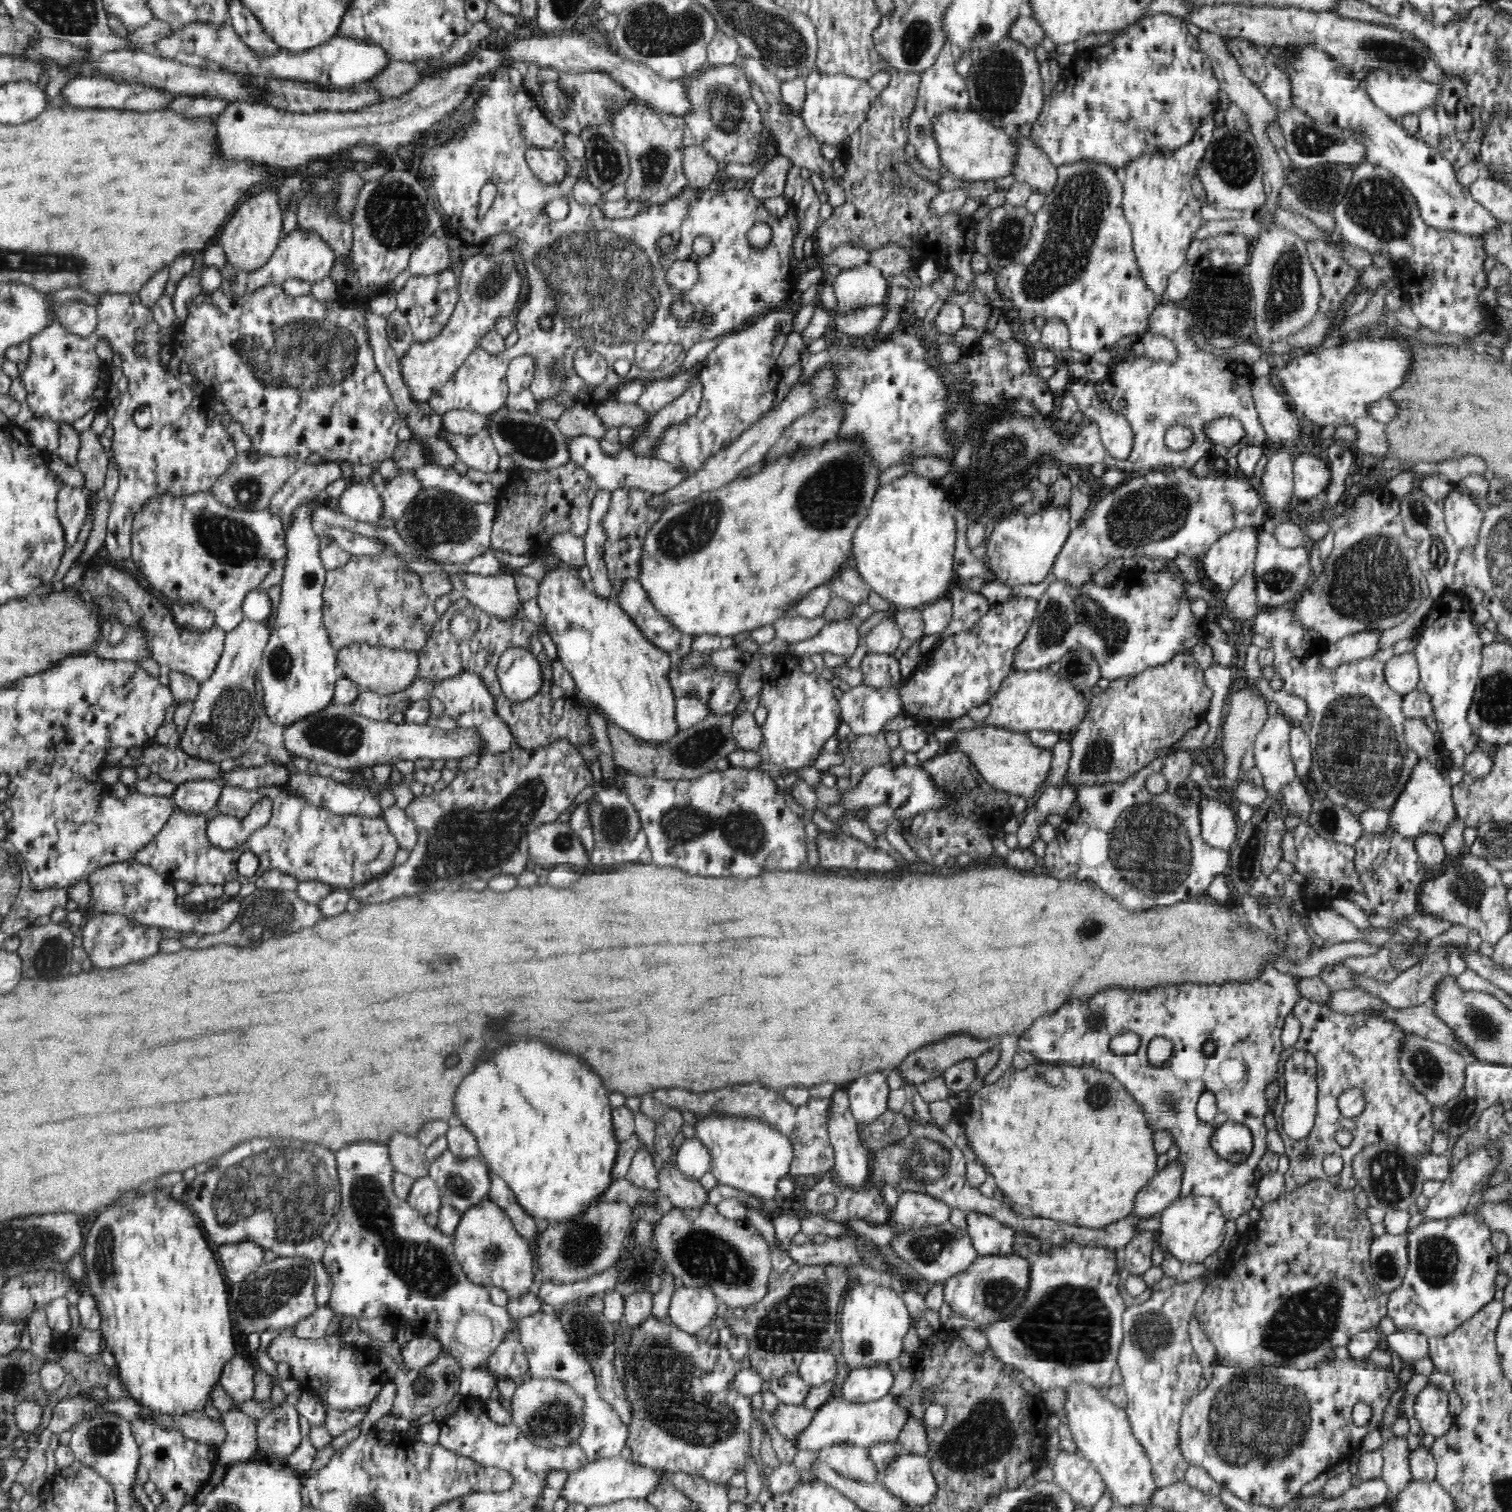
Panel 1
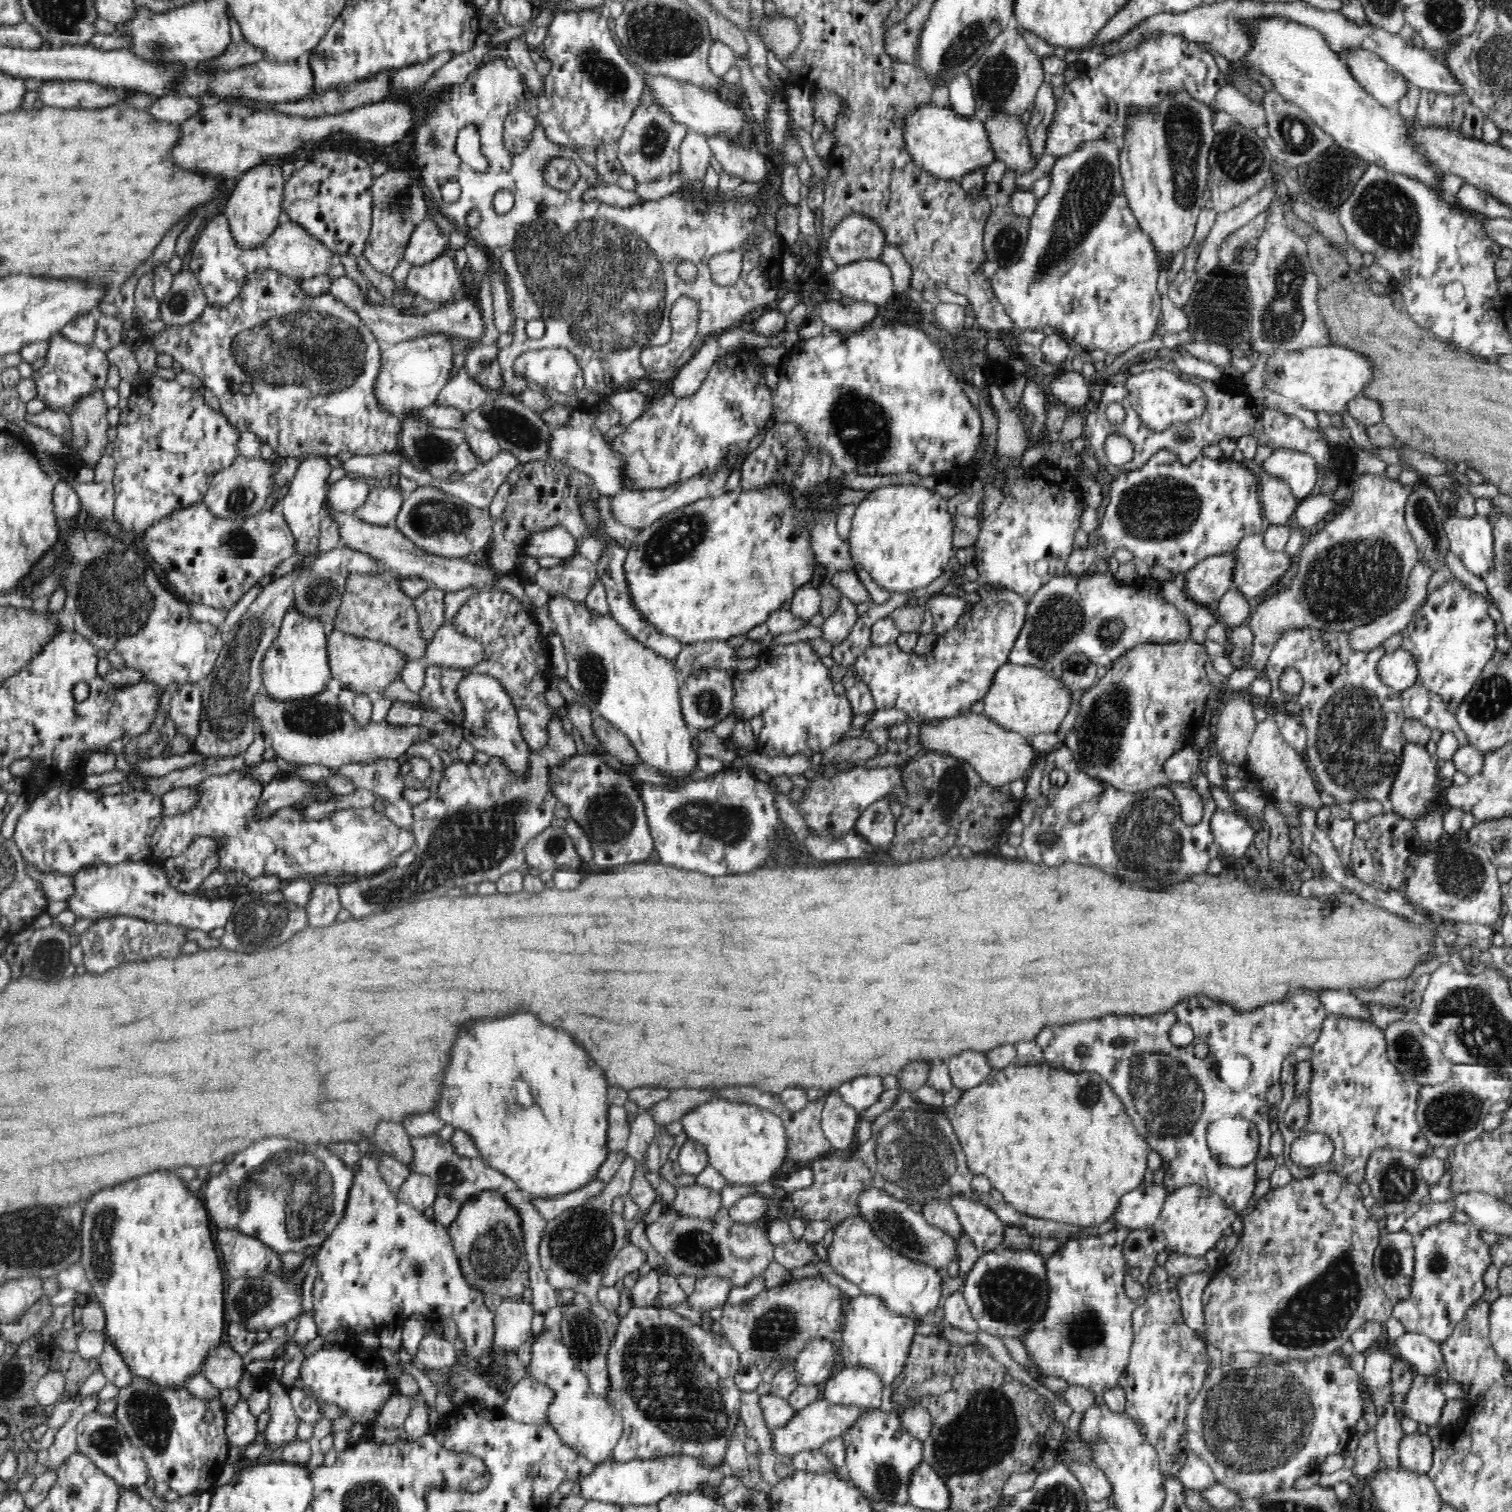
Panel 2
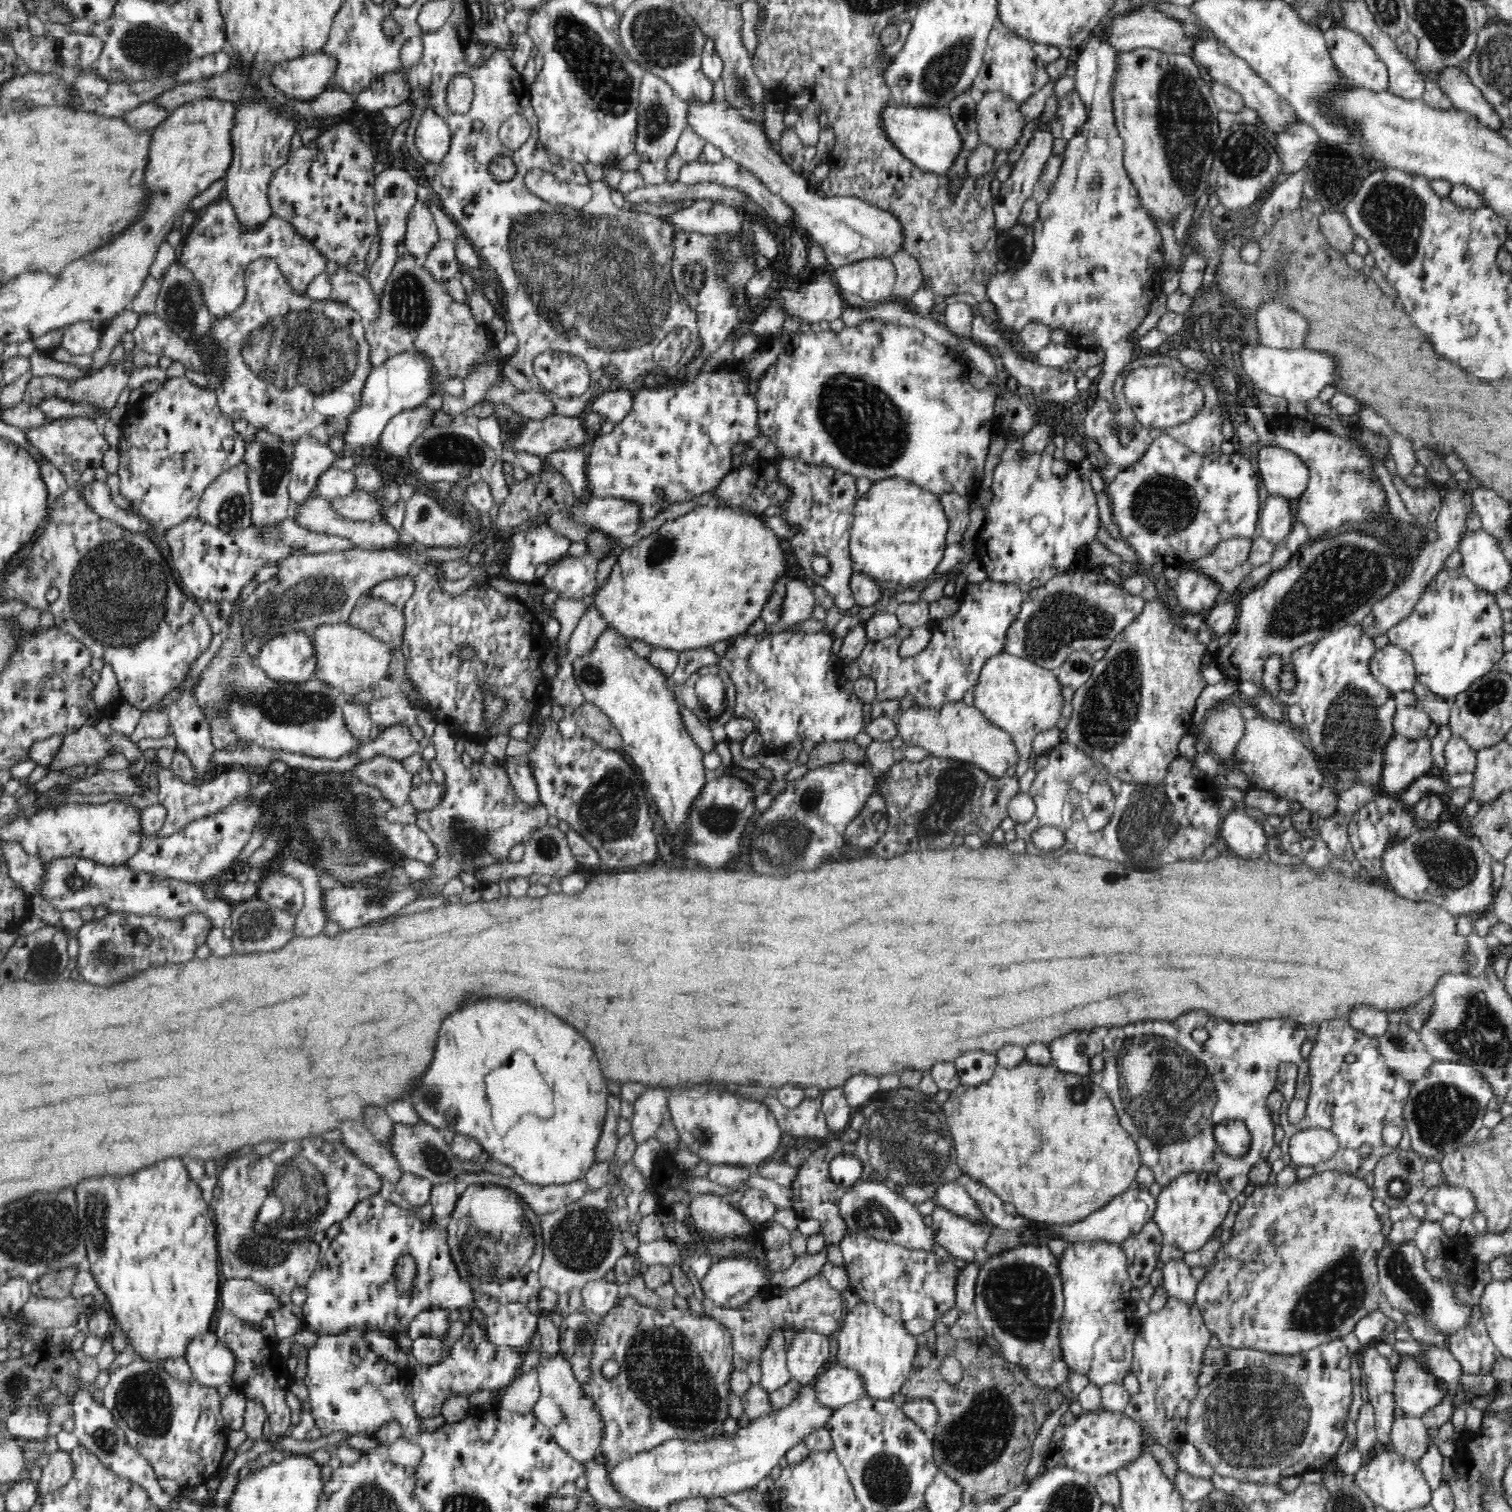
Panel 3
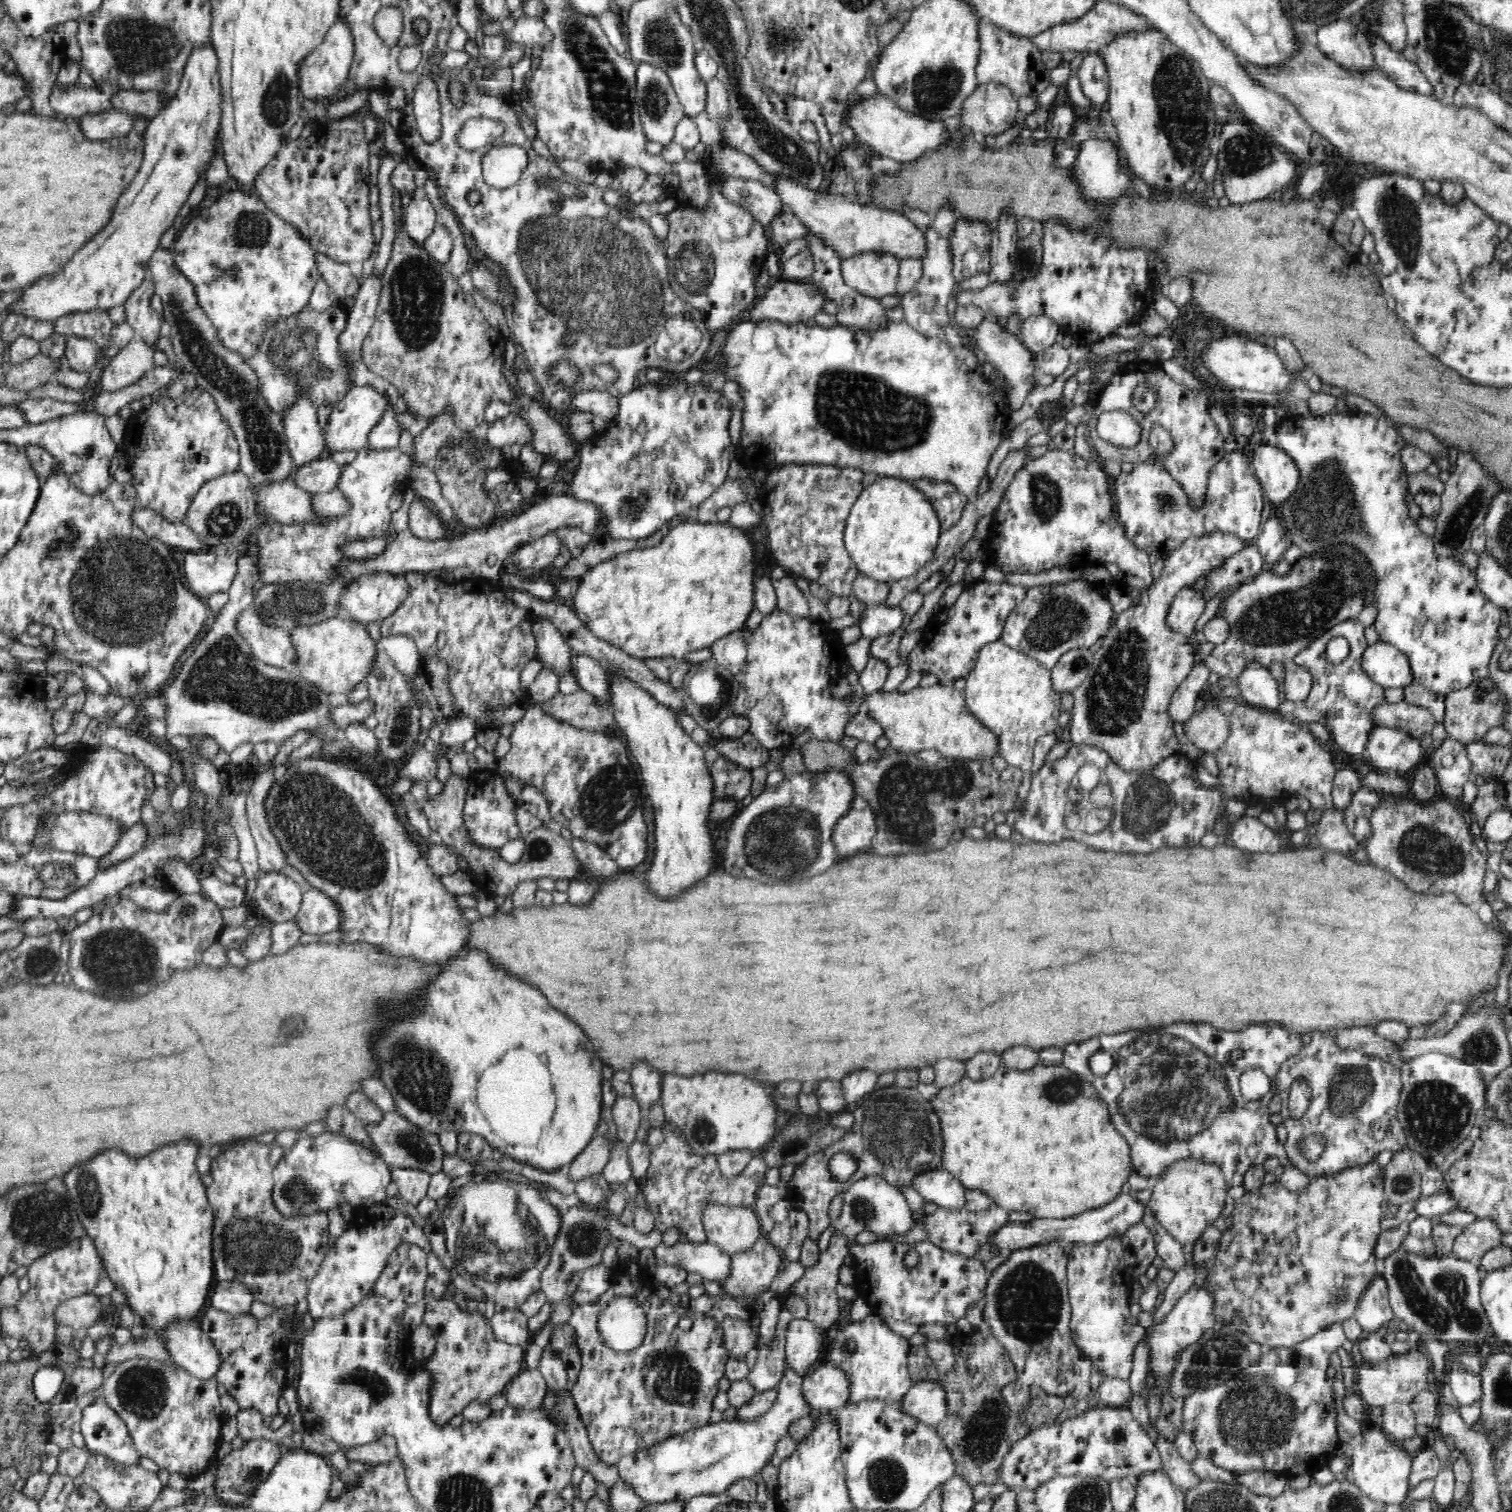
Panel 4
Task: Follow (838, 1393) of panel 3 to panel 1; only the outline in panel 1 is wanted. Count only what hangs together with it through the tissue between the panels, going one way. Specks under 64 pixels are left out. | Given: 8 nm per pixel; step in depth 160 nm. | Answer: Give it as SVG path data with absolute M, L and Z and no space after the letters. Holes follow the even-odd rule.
M888 1365L851 1368L840 1386L840 1398L860 1404L880 1400L889 1394L893 1381L894 1375Z

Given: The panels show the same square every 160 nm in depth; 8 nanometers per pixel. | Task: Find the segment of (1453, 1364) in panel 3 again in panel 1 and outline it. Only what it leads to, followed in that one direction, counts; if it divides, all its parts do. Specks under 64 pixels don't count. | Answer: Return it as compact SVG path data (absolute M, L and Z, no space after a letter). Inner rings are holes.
M1397 1330L1388 1336L1388 1343L1407 1366L1416 1360L1426 1360L1426 1356L1430 1357L1428 1339L1413 1330Z

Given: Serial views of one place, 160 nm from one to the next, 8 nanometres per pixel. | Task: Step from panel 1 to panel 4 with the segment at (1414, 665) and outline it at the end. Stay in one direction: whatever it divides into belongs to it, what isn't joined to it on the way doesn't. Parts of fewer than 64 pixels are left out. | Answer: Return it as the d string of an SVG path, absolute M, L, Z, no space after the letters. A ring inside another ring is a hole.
M1378 641L1362 653L1362 670L1384 688L1404 688L1414 682L1408 657L1394 645Z

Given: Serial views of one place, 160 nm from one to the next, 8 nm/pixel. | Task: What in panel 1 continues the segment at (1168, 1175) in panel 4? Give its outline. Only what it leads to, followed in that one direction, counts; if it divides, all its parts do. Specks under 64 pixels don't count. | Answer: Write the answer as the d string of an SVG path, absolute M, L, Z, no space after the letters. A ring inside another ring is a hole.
M1180 1196L1162 1214L1160 1243L1166 1245L1169 1253L1182 1262L1200 1263L1217 1252L1227 1233L1226 1222L1219 1203L1210 1196Z

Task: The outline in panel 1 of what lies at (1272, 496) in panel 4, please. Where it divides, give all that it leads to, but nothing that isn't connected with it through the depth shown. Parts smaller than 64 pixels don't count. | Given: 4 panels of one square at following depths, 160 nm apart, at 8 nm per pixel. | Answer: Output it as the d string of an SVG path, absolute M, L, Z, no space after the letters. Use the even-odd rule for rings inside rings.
M1300 454L1292 461L1293 487L1296 498L1312 499L1328 488L1330 484L1330 468L1324 460Z

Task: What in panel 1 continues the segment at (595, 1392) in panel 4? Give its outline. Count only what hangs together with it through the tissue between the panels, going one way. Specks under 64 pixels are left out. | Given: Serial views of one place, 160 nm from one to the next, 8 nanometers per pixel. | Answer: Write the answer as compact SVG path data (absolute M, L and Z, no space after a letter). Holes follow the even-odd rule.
M650 1316L634 1329L634 1334L628 1342L628 1350L626 1350L626 1356L624 1356L624 1382L626 1382L626 1402L628 1402L631 1408L631 1415L629 1423L627 1424L627 1445L632 1448L632 1460L643 1466L664 1469L670 1474L692 1474L694 1476L703 1477L707 1480L716 1481L718 1484L726 1485L730 1482L734 1474L744 1471L746 1466L746 1458L750 1456L750 1437L749 1428L751 1422L751 1397L744 1396L734 1390L731 1386L731 1380L735 1375L735 1371L742 1367L750 1366L747 1357L740 1358L738 1356L730 1355L730 1348L722 1347L722 1344L710 1344L702 1338L698 1338L697 1334L685 1332L673 1322L673 1318L666 1317L654 1317Z

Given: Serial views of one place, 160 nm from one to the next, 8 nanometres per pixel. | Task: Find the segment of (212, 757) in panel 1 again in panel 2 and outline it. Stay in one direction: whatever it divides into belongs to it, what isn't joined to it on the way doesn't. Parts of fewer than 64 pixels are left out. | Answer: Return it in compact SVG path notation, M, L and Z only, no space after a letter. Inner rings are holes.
M341 544L330 552L319 553L314 560L310 560L310 564L296 566L291 572L280 578L272 578L264 585L246 613L229 632L222 634L223 646L214 668L198 682L202 688L201 730L193 752L218 758L247 752L254 741L254 729L257 727L251 716L251 704L253 694L260 688L261 664L266 650L276 640L288 610L295 608L297 614L317 619L325 628L332 628L346 592L348 576L381 576L389 571L385 568L382 572L378 560L373 556Z

